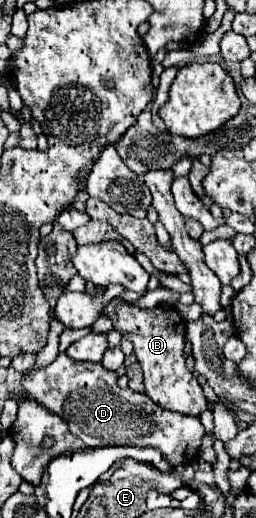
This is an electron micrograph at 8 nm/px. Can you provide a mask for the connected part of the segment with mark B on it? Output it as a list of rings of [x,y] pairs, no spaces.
[[[115,298],[109,302],[109,306],[105,306],[103,314],[107,314],[113,320],[113,326],[133,342],[133,352],[141,362],[145,376],[145,394],[149,394],[149,398],[165,410],[173,410],[187,416],[201,416],[207,408],[207,400],[203,396],[201,384],[189,372],[187,360],[183,356],[185,320],[177,314],[177,310],[169,306],[157,306],[153,310],[135,310],[135,306]]]

